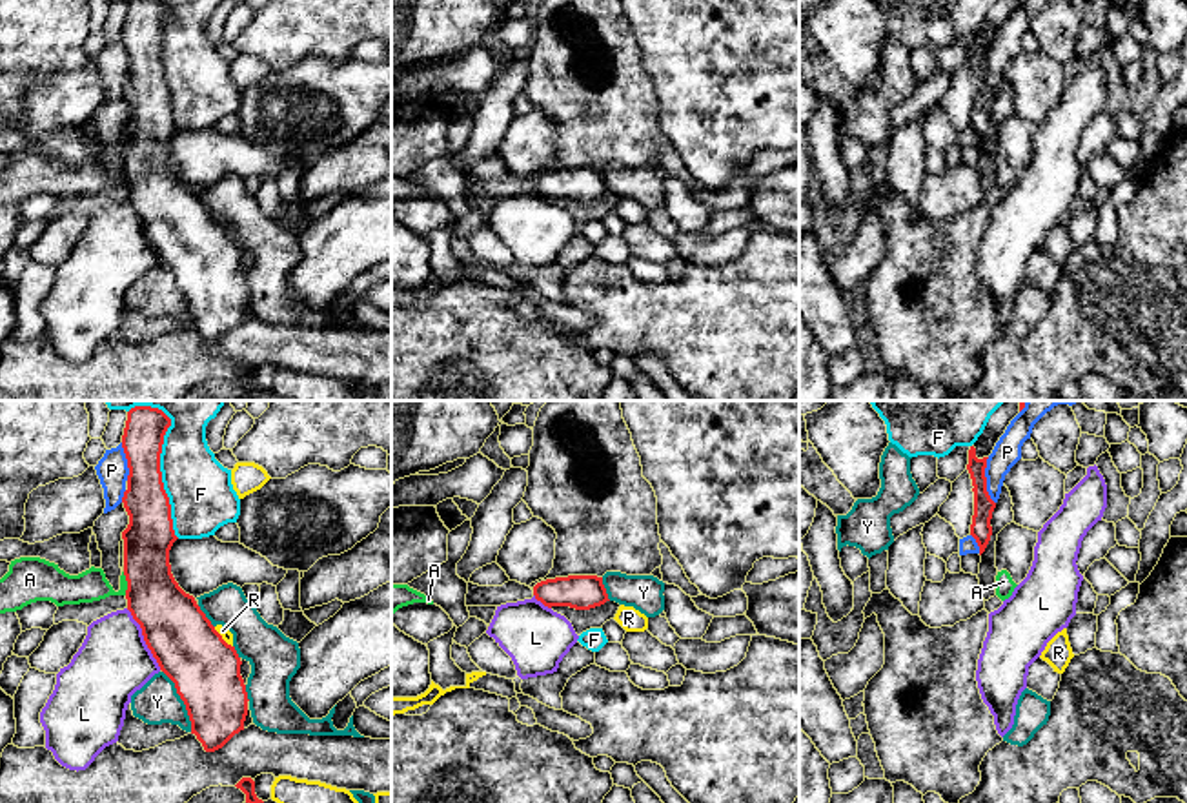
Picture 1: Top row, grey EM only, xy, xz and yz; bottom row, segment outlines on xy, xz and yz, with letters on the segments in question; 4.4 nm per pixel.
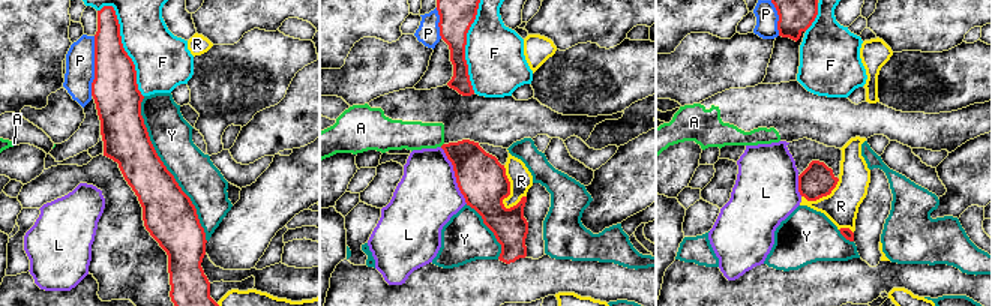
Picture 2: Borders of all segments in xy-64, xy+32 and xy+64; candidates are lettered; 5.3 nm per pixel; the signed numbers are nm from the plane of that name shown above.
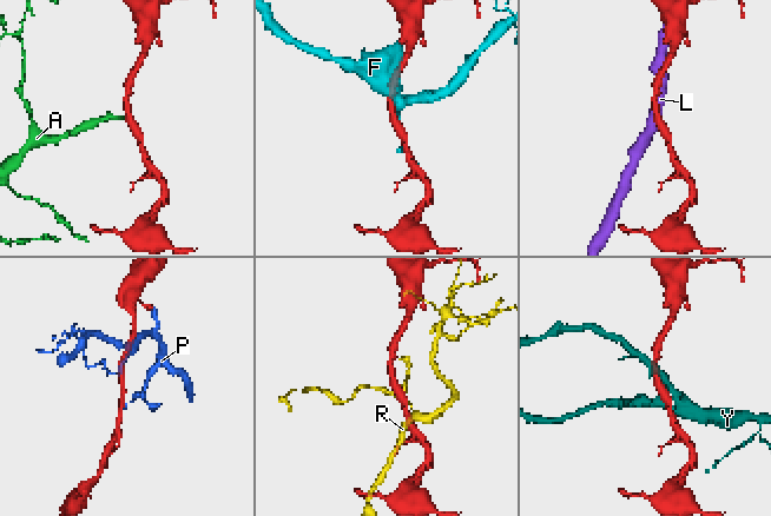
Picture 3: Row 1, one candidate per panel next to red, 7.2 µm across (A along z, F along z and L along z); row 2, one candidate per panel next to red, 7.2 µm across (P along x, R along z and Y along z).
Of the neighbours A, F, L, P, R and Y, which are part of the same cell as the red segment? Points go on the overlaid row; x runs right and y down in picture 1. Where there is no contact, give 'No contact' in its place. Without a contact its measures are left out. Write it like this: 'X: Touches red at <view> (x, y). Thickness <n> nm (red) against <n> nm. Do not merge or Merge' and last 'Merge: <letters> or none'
A: Touches red at xy (128, 583). Thickness 260 nm (red) against 140 nm. Do not merge
F: Touches red at xy (159, 461). Thickness 190 nm (red) against 280 nm. Do not merge
L: Touches red at xy (144, 640). Thickness 300 nm (red) against 320 nm. Do not merge
P: Touches red at yz (985, 481). Thickness 90 nm (red) against 120 nm. Do not merge
R: Touches red at xy (221, 638). Thickness 300 nm (red) against 50 nm. Do not merge
Y: Touches red at xy (182, 700). Thickness 300 nm (red) against 190 nm. Do not merge
Merge: none

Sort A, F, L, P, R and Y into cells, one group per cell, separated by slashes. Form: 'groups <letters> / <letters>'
groups A / F / L / P / R / Y

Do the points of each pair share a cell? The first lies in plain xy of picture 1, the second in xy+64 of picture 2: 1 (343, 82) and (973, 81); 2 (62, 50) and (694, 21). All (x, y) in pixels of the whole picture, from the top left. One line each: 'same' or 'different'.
1: same
2: same

